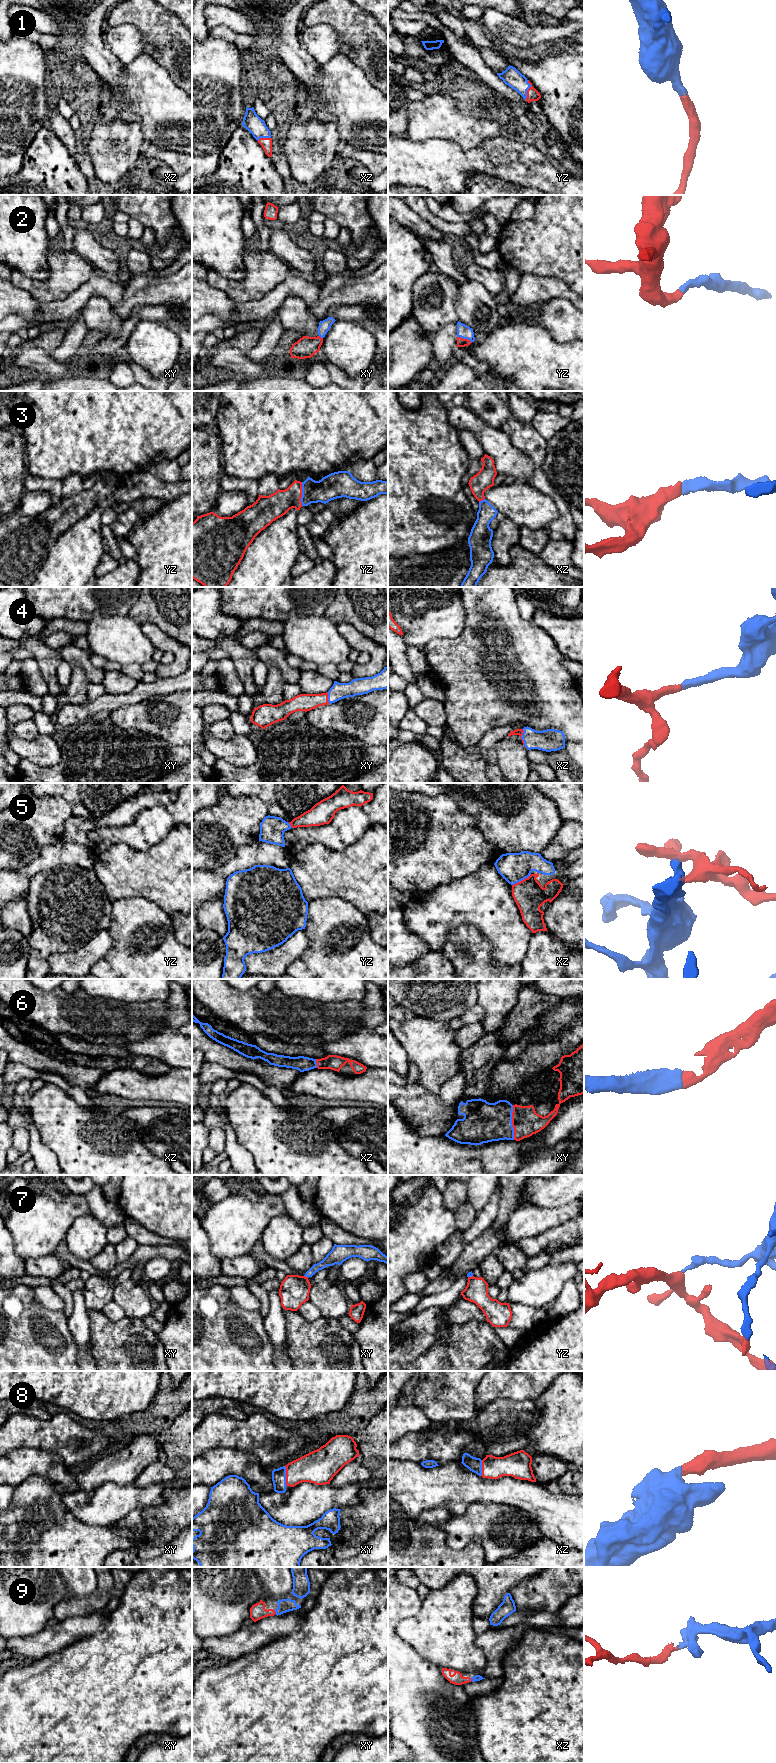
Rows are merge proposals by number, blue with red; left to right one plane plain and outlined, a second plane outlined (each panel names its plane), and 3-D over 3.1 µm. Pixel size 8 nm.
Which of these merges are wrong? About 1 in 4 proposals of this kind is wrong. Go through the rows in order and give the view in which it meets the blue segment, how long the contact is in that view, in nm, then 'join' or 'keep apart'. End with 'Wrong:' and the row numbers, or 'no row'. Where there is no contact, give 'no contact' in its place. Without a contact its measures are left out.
1: contact in yz; length 160 nm; join
2: contact in yz; length 130 nm; join
3: contact in yz; length 190 nm; join
4: contact in xz; length 130 nm; join
5: contact in xz; length 180 nm; join
6: contact in xy; length 280 nm; join
7: contact in xy; length 40 nm; keep apart
8: contact in xy; length 160 nm; join
9: contact in xy; length 40 nm; join
Wrong: 7

